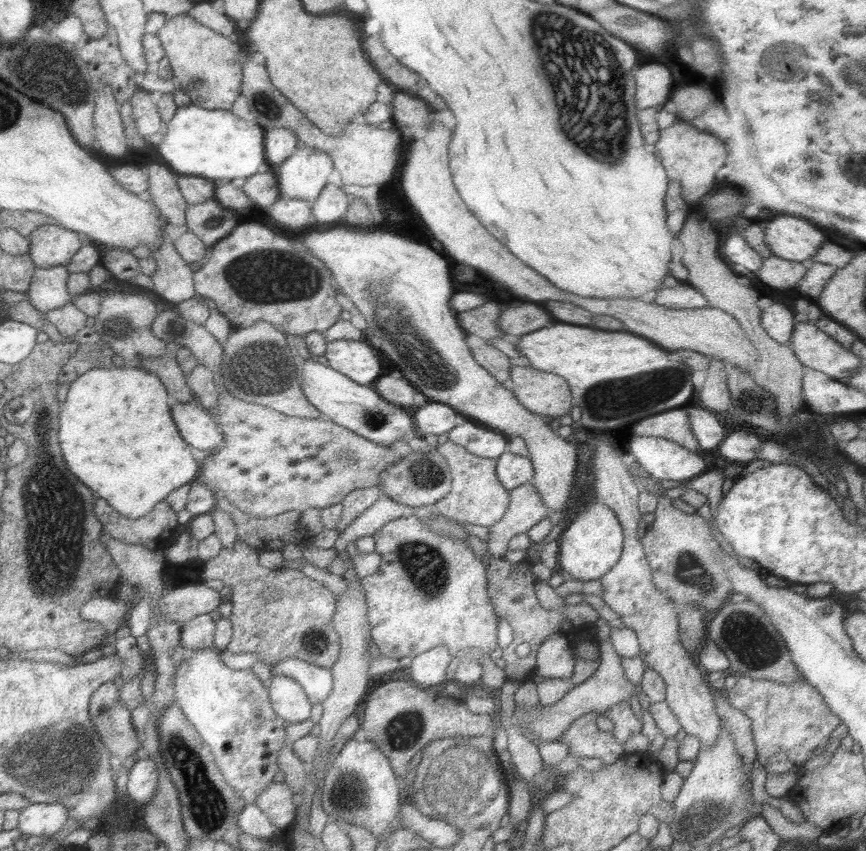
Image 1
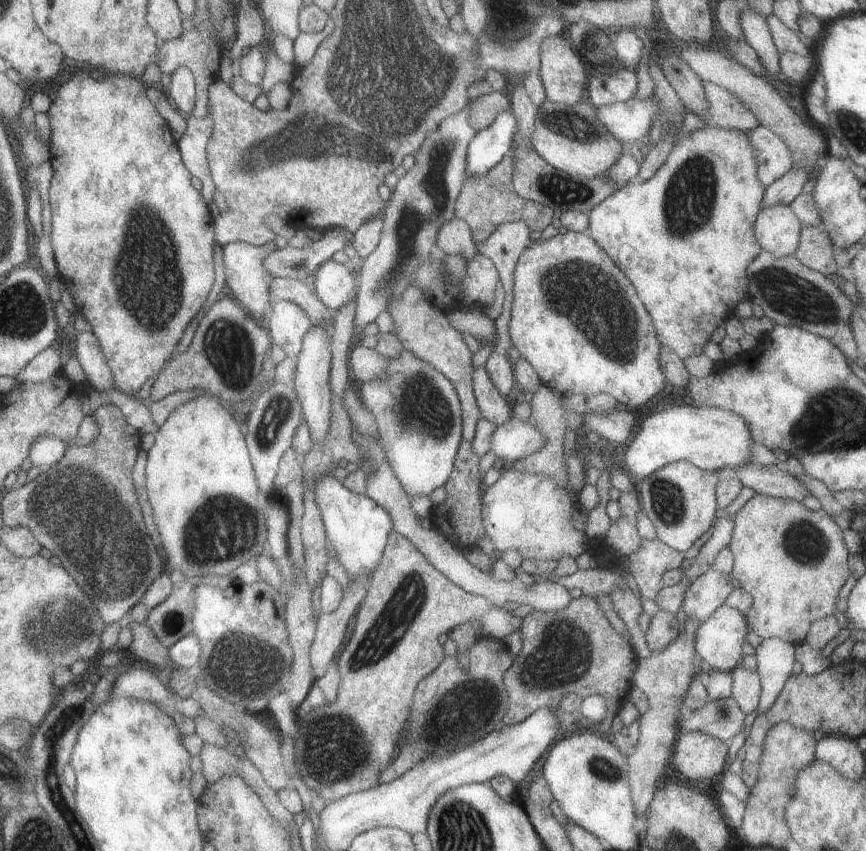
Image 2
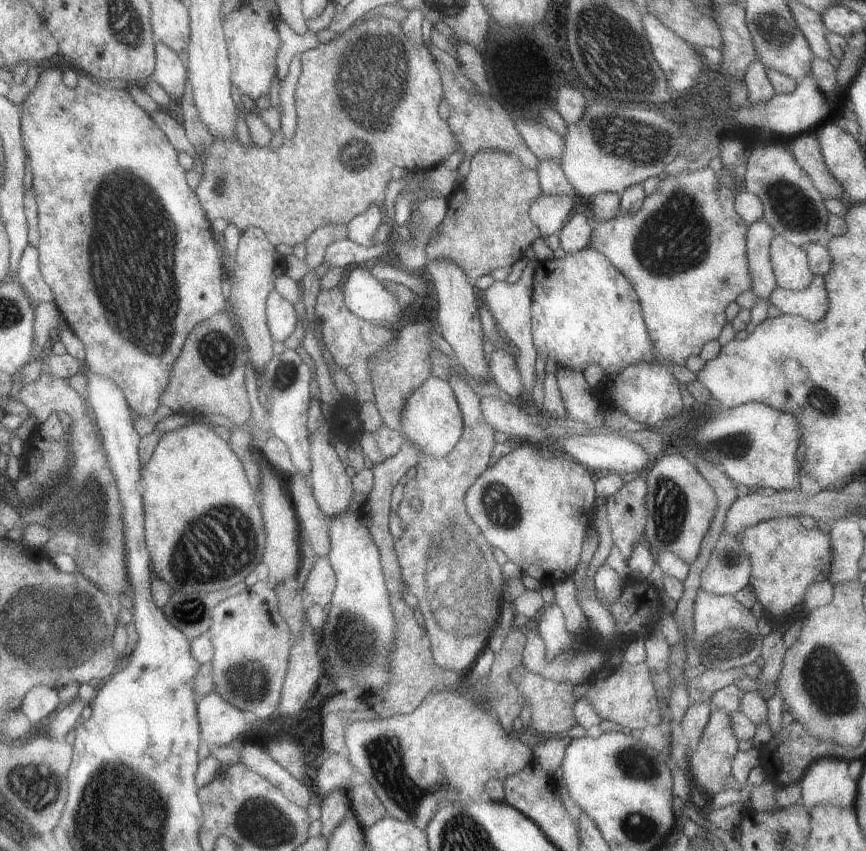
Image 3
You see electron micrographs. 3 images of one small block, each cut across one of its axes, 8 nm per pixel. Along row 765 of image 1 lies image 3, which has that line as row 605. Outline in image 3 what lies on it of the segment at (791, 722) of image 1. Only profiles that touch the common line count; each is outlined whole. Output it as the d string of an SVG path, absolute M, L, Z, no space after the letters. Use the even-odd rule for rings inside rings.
M797 516L765 520L757 526L745 528L739 536L741 552L751 566L749 586L753 588L769 624L785 626L787 622L797 620L795 616L803 612L807 588L815 582L829 580L833 562L831 534L825 534L819 528L805 530L799 522L801 518Z

